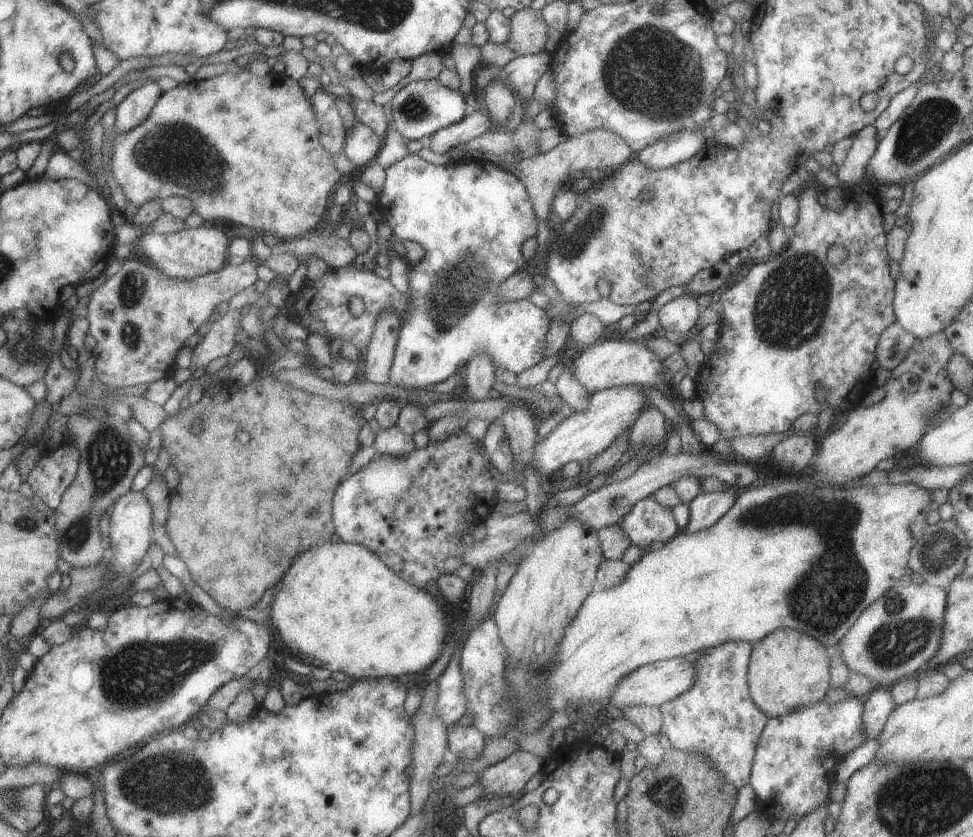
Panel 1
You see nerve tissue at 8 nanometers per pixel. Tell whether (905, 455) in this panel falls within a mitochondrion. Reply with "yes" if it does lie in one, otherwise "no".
no

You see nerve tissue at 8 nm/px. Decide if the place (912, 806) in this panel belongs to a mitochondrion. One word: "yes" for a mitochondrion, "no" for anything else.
yes

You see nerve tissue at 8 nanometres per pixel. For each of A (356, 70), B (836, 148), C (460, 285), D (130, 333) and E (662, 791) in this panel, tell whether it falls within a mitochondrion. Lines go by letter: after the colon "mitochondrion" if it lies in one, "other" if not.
A: other
B: other
C: mitochondrion
D: mitochondrion
E: mitochondrion

